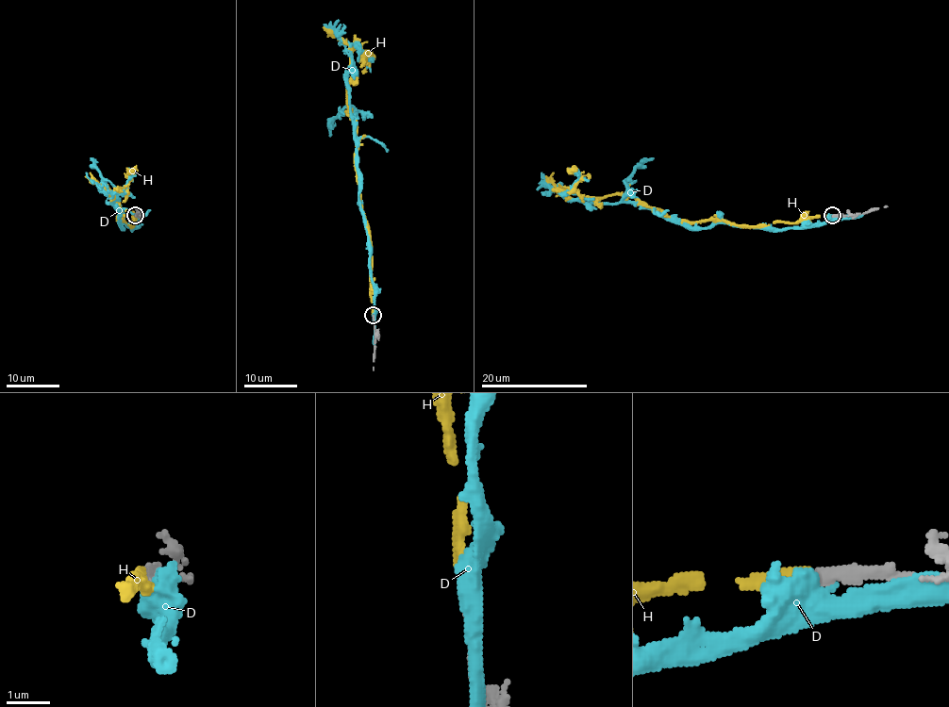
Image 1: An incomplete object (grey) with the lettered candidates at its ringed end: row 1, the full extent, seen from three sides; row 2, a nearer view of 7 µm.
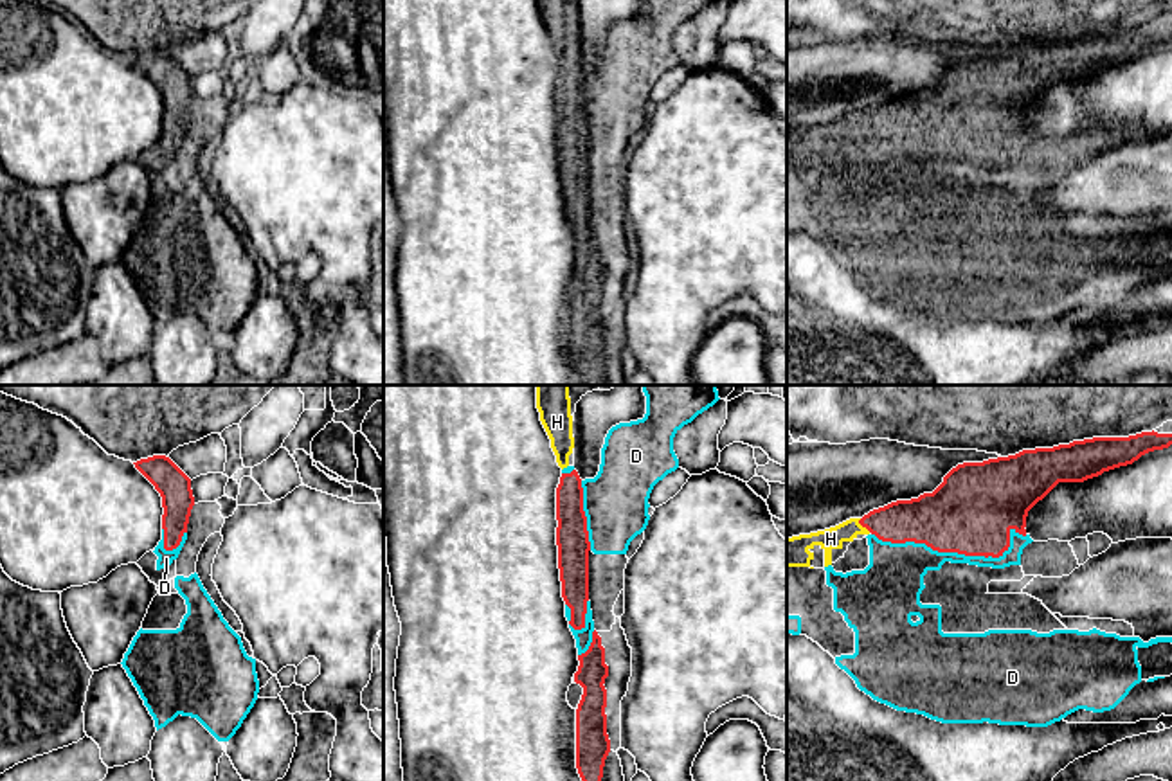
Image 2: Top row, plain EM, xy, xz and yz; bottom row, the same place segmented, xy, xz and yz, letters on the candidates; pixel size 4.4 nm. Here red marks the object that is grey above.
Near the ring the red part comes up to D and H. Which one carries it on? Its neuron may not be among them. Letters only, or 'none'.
H

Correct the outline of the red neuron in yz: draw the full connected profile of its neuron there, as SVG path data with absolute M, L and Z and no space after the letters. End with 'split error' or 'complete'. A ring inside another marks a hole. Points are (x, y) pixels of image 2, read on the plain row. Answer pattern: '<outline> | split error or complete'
M1152 27L963 59L933 90L891 99L825 128L787 135L787 164L810 164L816 142L825 148L828 164L834 146L870 130L891 140L915 139L938 149L999 155L1010 144L1010 128L1026 133L1028 108L1059 79L1084 79L1170 41L1172 31Z | split error

